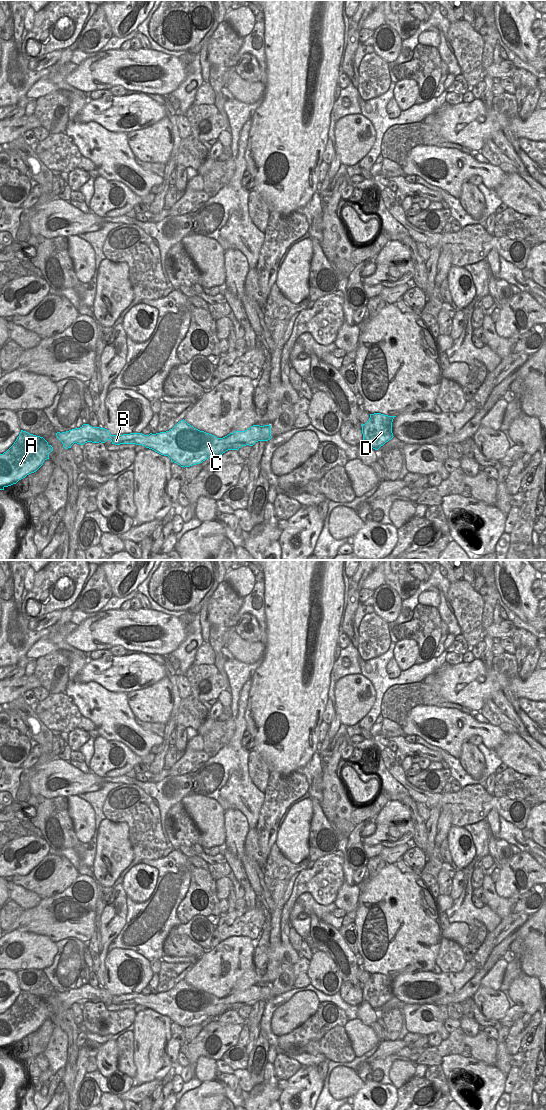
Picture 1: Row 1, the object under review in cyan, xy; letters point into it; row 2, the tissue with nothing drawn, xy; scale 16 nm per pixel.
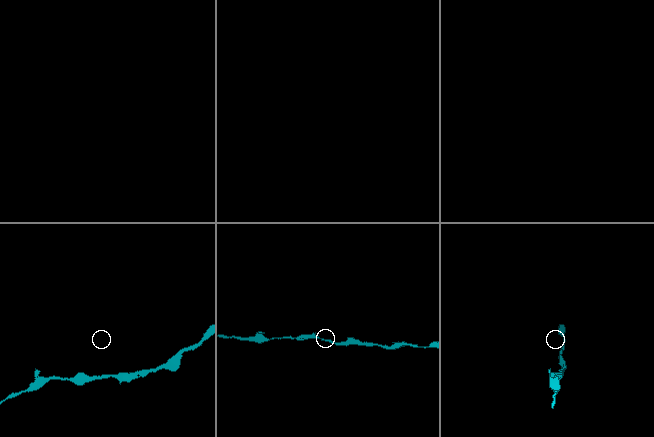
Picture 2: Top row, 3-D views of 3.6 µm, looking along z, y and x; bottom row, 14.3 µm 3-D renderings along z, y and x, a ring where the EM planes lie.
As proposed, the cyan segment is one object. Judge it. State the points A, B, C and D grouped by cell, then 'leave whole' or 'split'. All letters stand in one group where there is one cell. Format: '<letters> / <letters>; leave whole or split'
A B C D; leave whole

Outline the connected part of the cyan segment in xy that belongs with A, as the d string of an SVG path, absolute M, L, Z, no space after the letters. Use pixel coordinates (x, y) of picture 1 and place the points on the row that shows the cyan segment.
M21 430L14 444L0 454L0 490L36 472L52 451L43 437Z

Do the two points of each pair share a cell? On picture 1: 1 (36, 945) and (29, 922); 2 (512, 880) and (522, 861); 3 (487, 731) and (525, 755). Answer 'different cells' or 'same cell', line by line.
1: different cells
2: same cell
3: different cells

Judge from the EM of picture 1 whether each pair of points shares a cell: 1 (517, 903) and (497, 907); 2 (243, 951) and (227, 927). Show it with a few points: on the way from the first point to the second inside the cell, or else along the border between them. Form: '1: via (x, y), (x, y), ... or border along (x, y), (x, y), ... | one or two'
1: border along (508, 899), (511, 912) | two
2: border along (253, 939), (247, 936), (229, 936), (221, 941) | two

